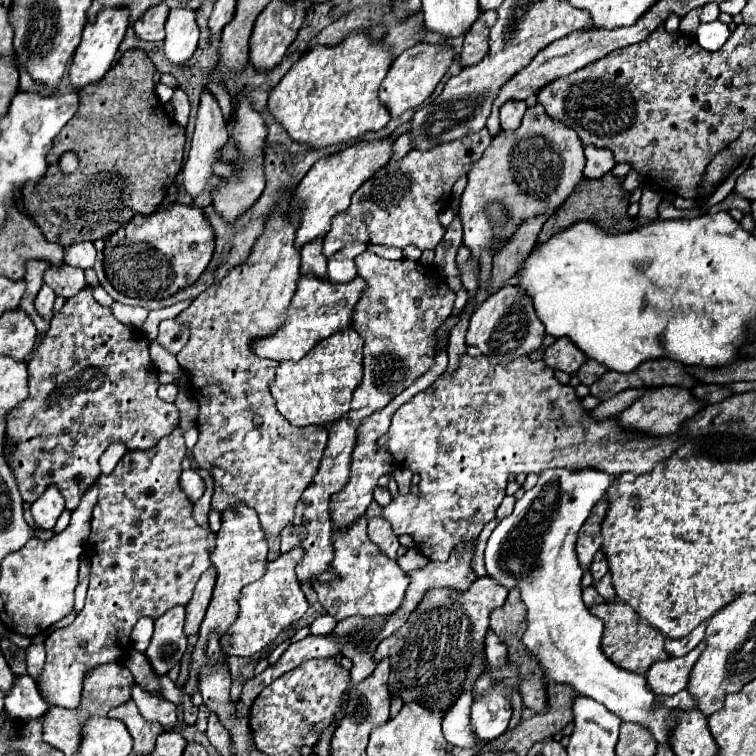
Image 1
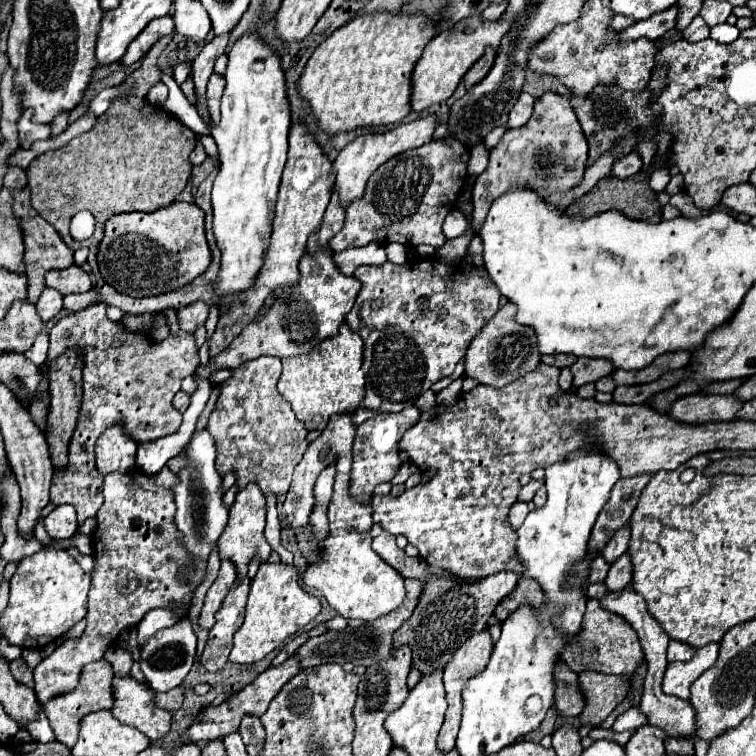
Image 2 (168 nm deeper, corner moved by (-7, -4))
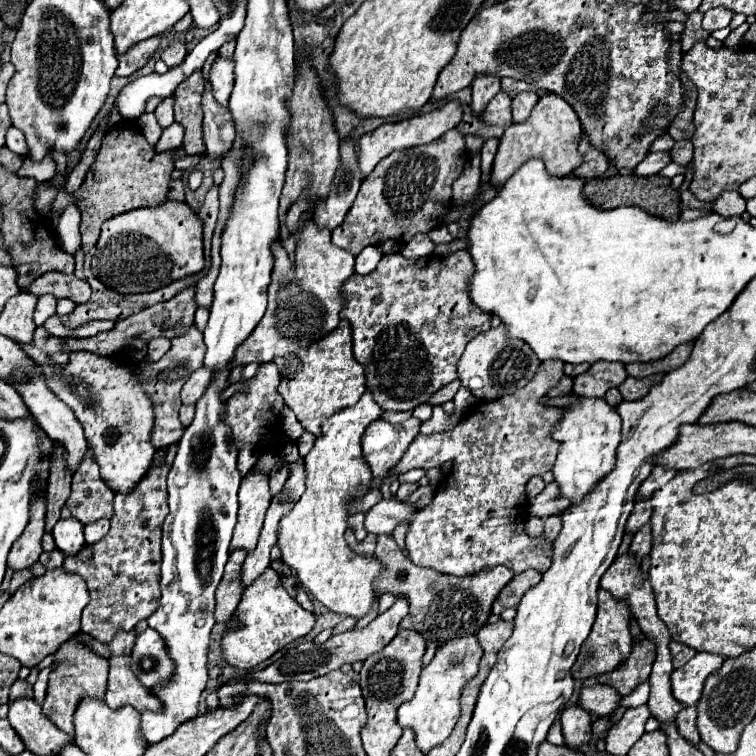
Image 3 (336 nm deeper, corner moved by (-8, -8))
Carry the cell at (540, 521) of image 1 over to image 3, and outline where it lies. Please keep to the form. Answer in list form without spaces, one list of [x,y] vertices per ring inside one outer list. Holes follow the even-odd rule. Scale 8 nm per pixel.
[[[580,398],[562,408],[562,420],[552,426],[552,438],[560,442],[552,472],[564,498],[580,502],[614,468],[616,448],[620,444],[620,424],[620,414],[604,398]]]

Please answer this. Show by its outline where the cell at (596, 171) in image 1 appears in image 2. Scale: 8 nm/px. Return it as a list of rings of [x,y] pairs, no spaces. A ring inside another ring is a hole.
[[[629,154],[621,160],[615,160],[613,168],[611,168],[611,176],[615,178],[627,178],[627,176],[633,176],[641,170],[641,156],[639,154]]]

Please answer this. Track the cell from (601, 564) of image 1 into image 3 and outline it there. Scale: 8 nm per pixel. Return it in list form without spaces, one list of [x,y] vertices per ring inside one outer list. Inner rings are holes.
[[[650,498],[636,502],[636,506],[632,510],[632,516],[628,518],[628,524],[626,524],[626,532],[636,532],[638,528],[642,528],[650,520],[650,516],[652,516],[652,502],[650,502]]]

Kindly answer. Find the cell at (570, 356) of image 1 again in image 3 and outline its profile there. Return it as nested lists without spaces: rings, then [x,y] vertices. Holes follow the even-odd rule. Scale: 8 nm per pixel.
[[[596,362],[588,372],[574,378],[574,392],[588,398],[604,396],[610,388],[618,388],[628,378],[620,362]]]

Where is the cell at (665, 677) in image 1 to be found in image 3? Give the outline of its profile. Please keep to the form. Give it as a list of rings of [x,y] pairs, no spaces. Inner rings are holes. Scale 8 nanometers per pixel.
[[[698,652],[688,664],[672,672],[672,694],[684,706],[696,704],[702,696],[706,676],[722,666],[722,658],[710,652]]]

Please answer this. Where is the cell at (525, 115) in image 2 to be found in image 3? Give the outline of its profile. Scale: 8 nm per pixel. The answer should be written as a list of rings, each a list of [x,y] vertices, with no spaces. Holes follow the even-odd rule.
[[[520,92],[520,94],[516,94],[512,98],[514,122],[524,122],[530,116],[530,112],[532,112],[536,102],[538,102],[538,94],[536,92]]]

